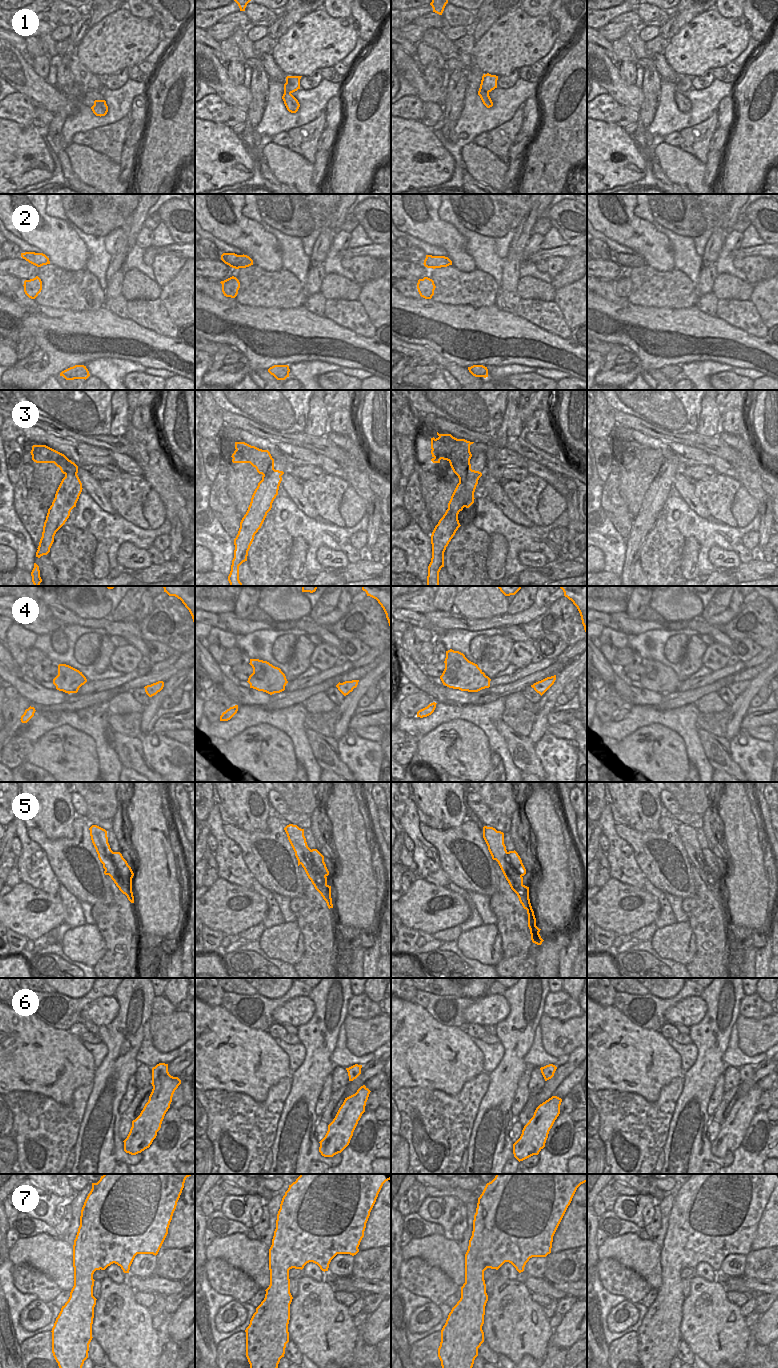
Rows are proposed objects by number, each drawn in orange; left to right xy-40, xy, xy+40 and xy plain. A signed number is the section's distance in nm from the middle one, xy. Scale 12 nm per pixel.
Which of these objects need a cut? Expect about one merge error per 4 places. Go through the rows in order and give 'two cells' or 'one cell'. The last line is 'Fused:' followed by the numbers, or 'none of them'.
1: one cell
2: one cell
3: two cells
4: one cell
5: two cells
6: one cell
7: one cell
Fused: 3, 5

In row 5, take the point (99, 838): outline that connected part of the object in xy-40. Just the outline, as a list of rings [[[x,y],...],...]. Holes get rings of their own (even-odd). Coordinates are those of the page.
[[[92,825],[89,830],[92,843],[107,875],[111,877],[119,890],[127,896],[128,900],[134,903],[132,892],[133,877],[131,875],[123,876],[120,869],[115,865],[112,859],[113,851],[108,843],[107,831],[97,825]]]

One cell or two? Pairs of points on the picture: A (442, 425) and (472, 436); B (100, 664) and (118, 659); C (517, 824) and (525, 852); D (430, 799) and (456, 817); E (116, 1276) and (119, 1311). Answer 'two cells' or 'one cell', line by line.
A: one cell
B: two cells
C: one cell
D: one cell
E: two cells

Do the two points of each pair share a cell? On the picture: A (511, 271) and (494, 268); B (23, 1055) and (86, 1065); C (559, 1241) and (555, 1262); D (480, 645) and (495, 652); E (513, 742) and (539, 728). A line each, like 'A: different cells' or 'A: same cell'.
A: different cells
B: same cell
C: different cells
D: different cells
E: different cells

